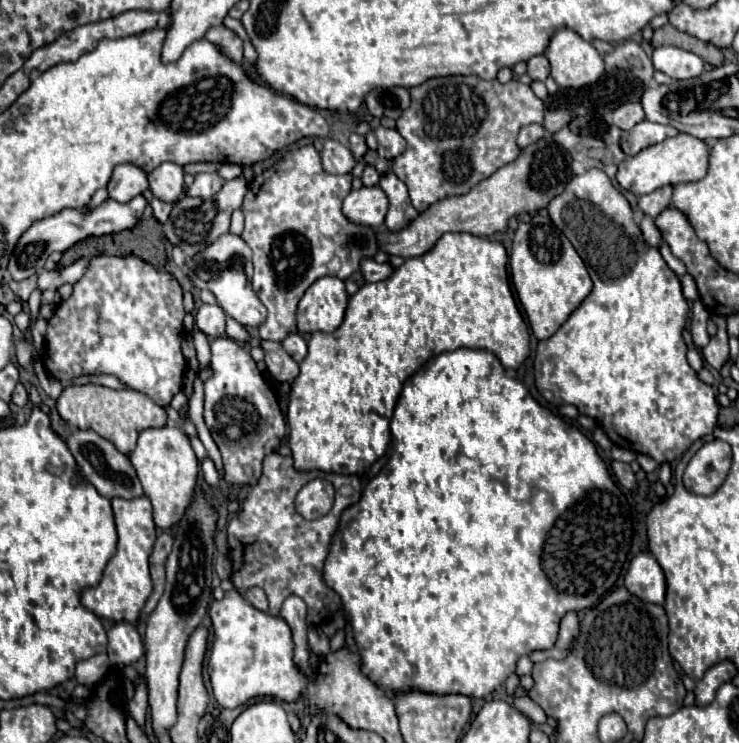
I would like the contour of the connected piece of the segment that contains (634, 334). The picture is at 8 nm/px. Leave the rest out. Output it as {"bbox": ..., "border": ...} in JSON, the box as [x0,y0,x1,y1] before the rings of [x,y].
{"bbox":[534,168,718,464],"border":[[[590,168],[586,174],[582,176],[574,176],[566,190],[556,196],[550,204],[548,204],[548,214],[552,218],[552,222],[564,232],[564,236],[572,242],[572,246],[576,248],[576,252],[580,254],[580,258],[586,262],[586,268],[588,268],[588,274],[594,282],[594,288],[590,292],[590,296],[580,304],[580,308],[564,322],[564,326],[548,340],[542,340],[536,348],[536,358],[534,358],[534,378],[536,378],[536,388],[540,390],[540,394],[556,404],[556,406],[562,406],[562,404],[574,404],[580,414],[586,414],[586,416],[592,416],[594,420],[600,422],[600,426],[604,428],[604,432],[608,434],[608,438],[620,446],[620,448],[626,448],[626,450],[632,450],[636,454],[648,454],[652,456],[658,464],[664,464],[664,462],[674,462],[676,458],[680,458],[698,438],[702,436],[708,436],[712,434],[712,430],[716,428],[716,420],[718,420],[718,402],[716,402],[716,394],[712,390],[712,386],[704,384],[698,374],[690,368],[688,360],[686,360],[686,342],[682,338],[682,332],[686,328],[686,318],[688,318],[688,302],[682,294],[682,284],[678,280],[678,276],[668,268],[668,264],[664,262],[664,258],[660,256],[660,250],[654,248],[654,246],[648,246],[642,238],[642,232],[638,228],[638,224],[634,222],[632,218],[632,208],[628,204],[628,200],[624,198],[624,194],[612,186],[610,178],[606,176],[604,170],[600,168]]]}

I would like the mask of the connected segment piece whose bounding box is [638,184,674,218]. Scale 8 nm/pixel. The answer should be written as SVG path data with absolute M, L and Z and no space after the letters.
M664 186L664 188L658 188L650 194L644 194L638 198L638 208L644 212L644 214L650 214L652 218L656 218L664 208L668 208L672 204L672 186Z

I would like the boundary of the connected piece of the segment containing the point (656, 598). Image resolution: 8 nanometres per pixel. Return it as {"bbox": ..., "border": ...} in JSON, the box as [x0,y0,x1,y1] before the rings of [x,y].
{"bbox":[624,552,666,606],"border":[[[642,552],[630,562],[624,584],[634,596],[640,596],[640,600],[648,600],[660,606],[664,604],[666,578],[664,578],[660,564],[656,562],[652,554]]]}

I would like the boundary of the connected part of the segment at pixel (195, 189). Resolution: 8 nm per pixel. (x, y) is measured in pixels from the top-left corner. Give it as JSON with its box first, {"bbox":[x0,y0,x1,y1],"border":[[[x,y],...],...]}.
{"bbox":[186,172,226,200],"border":[[[202,172],[202,174],[196,174],[194,184],[190,186],[190,190],[186,194],[188,196],[200,196],[200,198],[208,200],[224,186],[224,182],[226,180],[218,172]]]}

